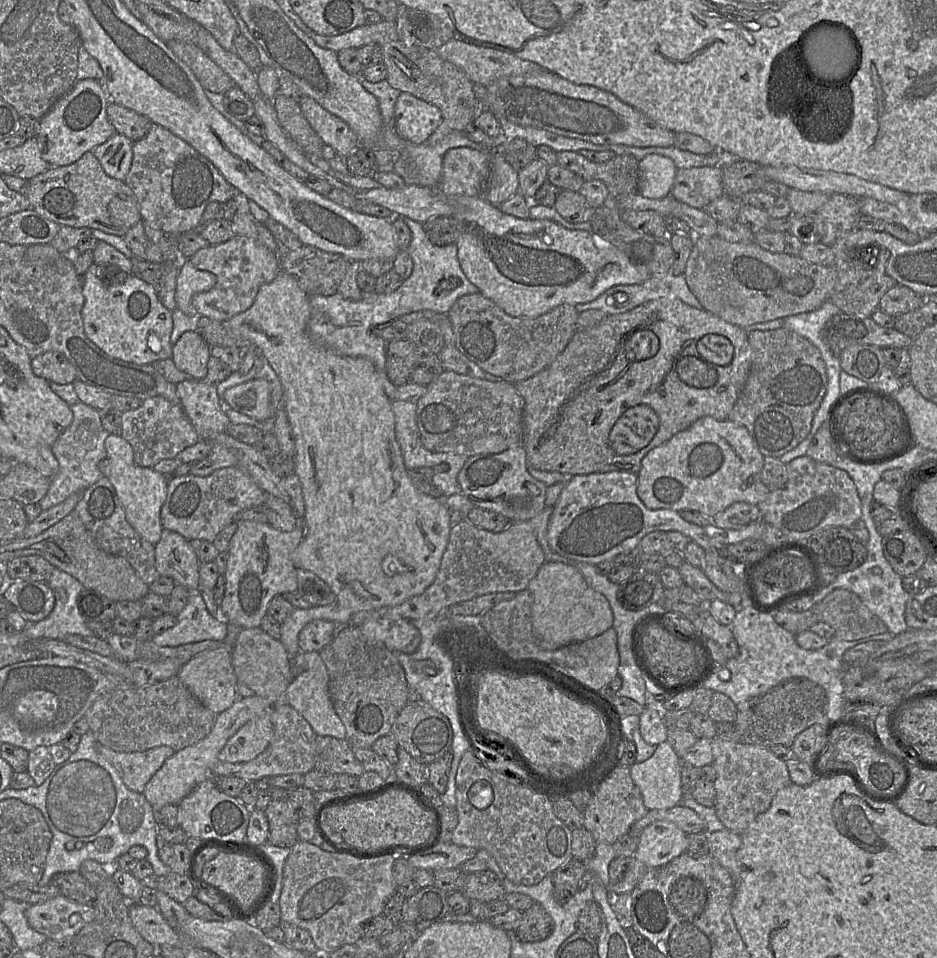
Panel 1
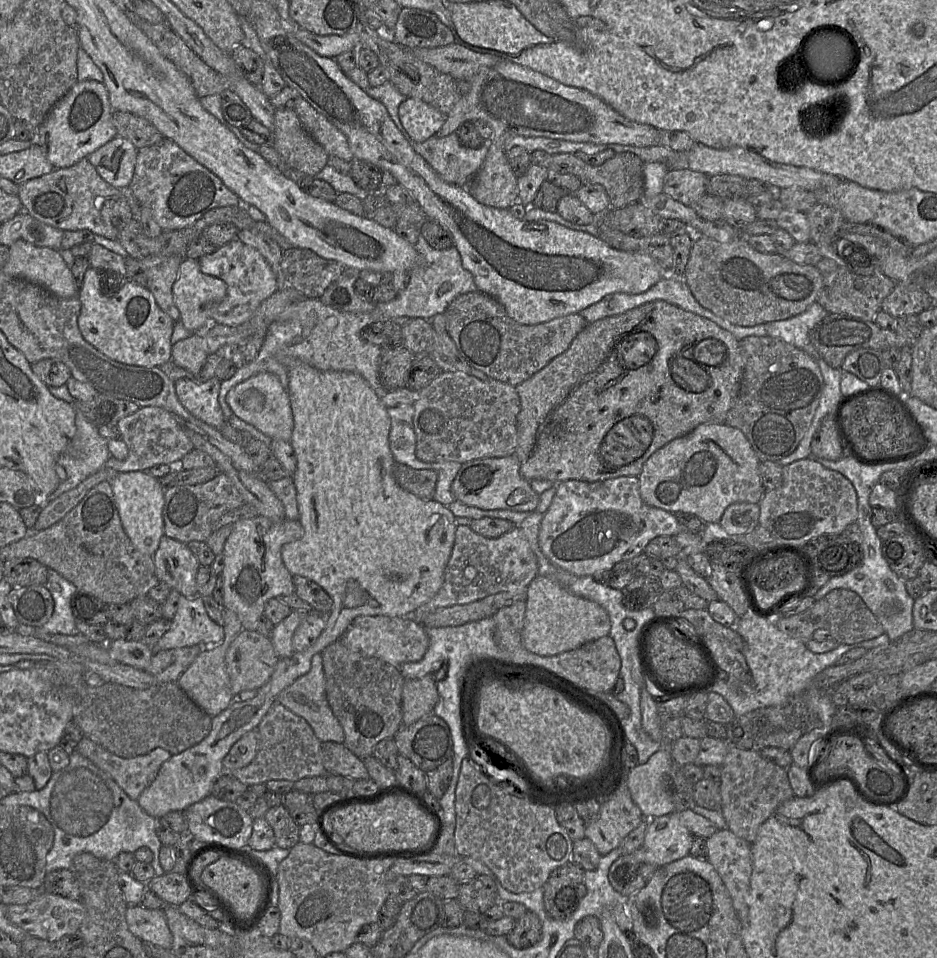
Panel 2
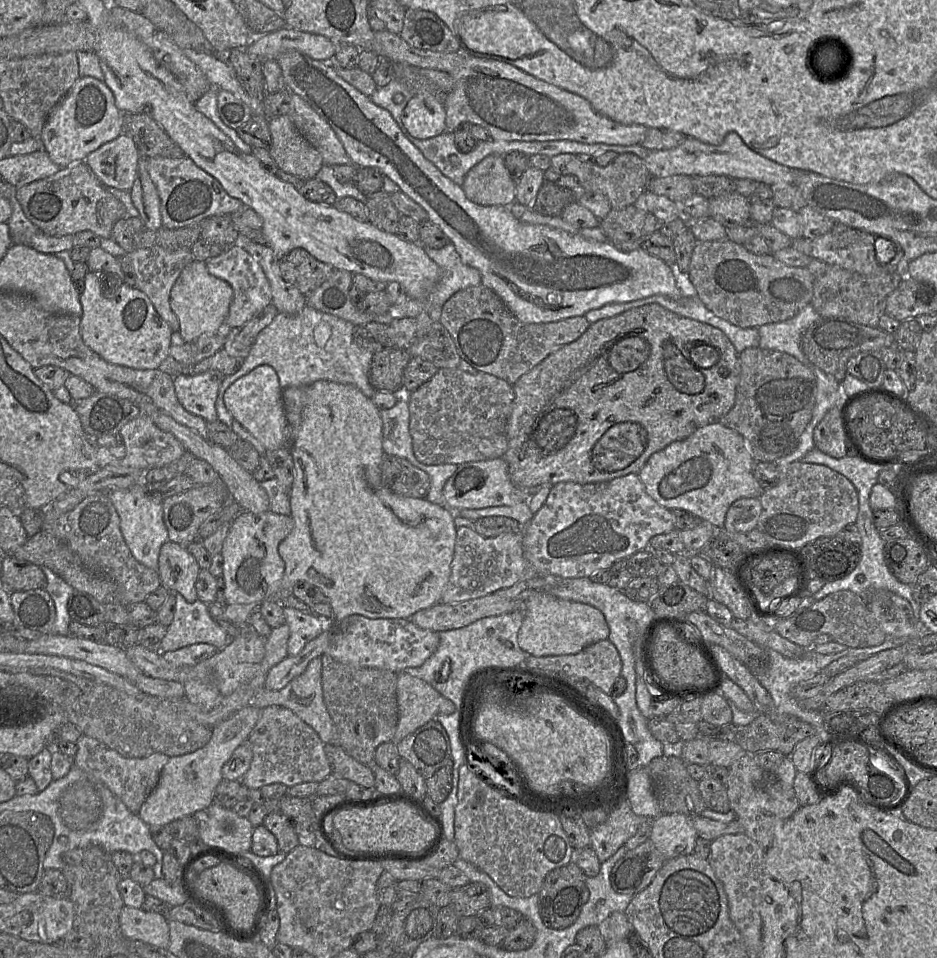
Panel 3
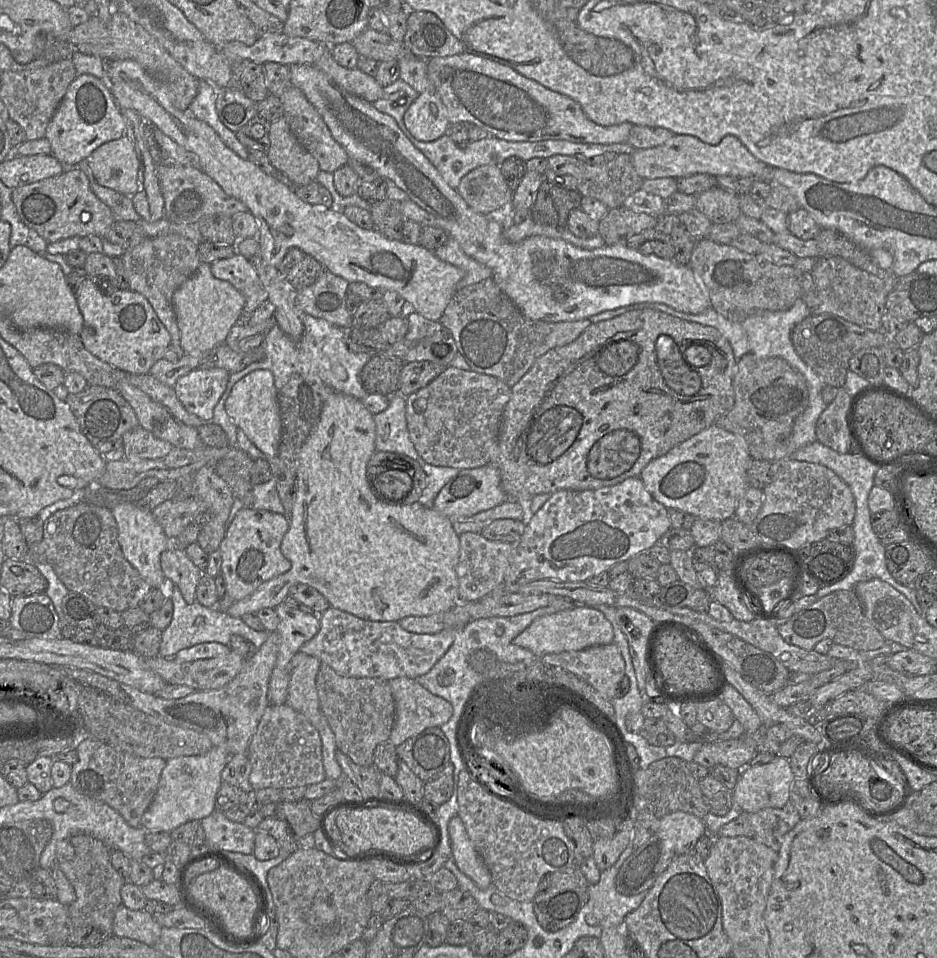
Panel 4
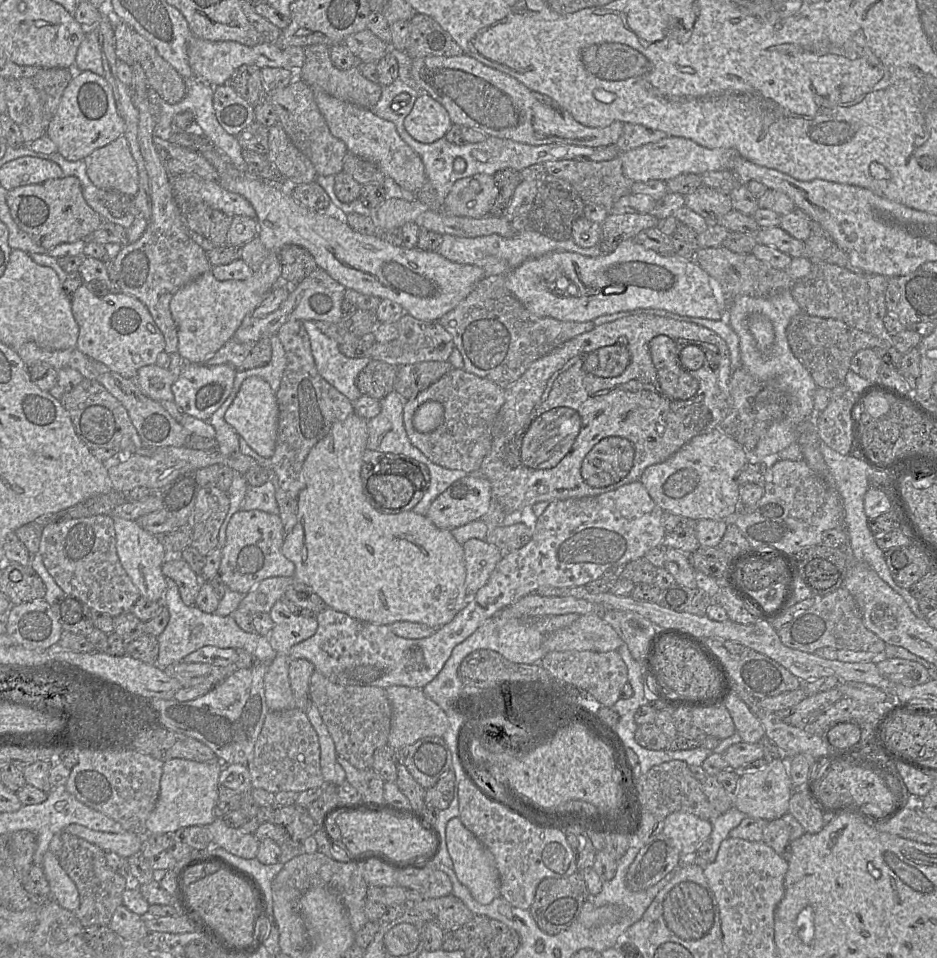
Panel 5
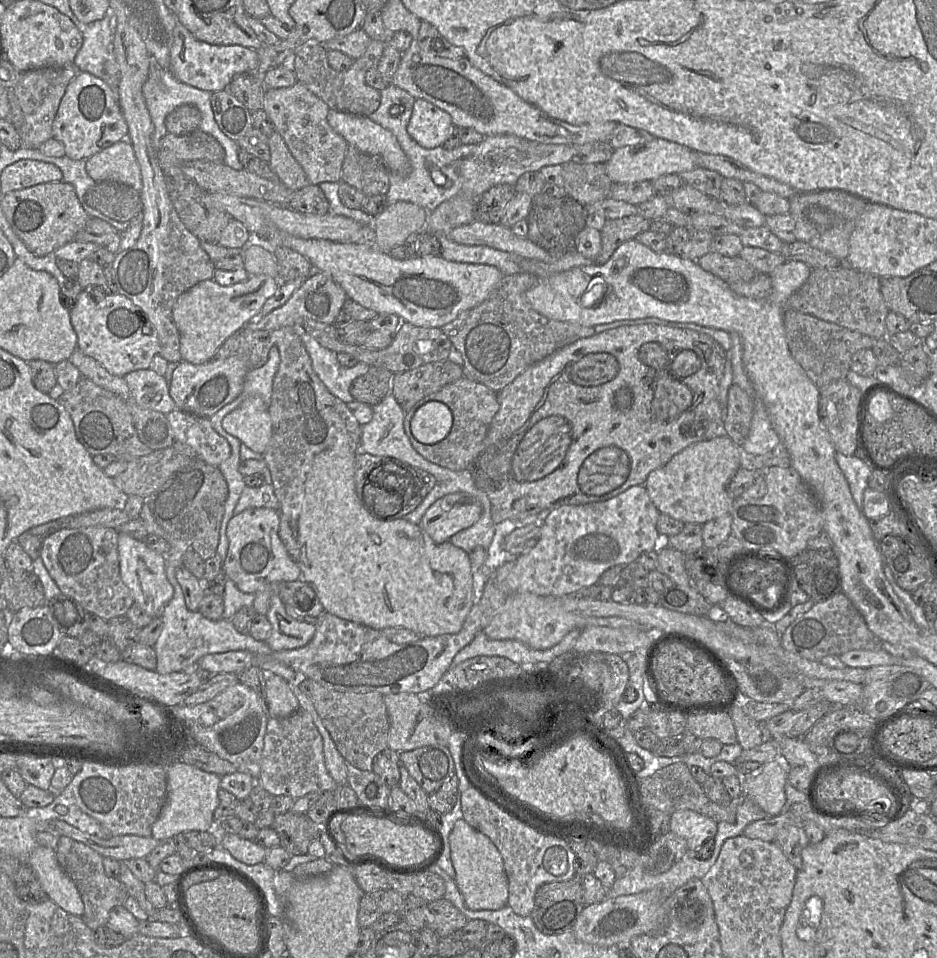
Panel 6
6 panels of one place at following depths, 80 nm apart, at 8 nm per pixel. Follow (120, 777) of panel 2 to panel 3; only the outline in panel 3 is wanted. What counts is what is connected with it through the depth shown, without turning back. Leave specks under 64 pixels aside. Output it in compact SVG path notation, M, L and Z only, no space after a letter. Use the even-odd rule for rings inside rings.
M83 734L76 744L77 752L73 758L73 765L84 771L89 777L104 784L132 813L137 814L144 801L156 787L161 771L170 759L163 753L127 758L97 739Z

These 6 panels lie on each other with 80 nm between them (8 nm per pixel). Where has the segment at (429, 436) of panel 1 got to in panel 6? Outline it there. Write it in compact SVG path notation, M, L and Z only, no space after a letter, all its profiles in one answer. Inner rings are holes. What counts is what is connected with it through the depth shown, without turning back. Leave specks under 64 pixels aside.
M465 376L446 385L416 403L404 416L404 429L413 448L426 460L453 471L469 469L481 453L489 426L499 410L498 392L486 385ZM428 401L444 403L452 412L453 424L448 436L439 443L426 445L420 443L412 434L411 422L417 409Z

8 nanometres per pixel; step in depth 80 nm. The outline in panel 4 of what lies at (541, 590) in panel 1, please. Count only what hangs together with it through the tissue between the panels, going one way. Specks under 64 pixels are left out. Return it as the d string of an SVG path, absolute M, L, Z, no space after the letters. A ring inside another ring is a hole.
M577 605L536 618L515 637L514 644L530 650L535 656L544 656L549 653L577 651L592 646L611 644L613 640L612 624L600 610L592 606Z

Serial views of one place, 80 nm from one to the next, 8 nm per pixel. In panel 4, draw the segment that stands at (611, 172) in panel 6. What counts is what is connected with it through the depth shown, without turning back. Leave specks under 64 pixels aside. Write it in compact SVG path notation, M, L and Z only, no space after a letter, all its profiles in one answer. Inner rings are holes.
M674 135L663 145L633 151L631 158L634 169L643 180L658 178L680 180L696 174L705 174L713 177L734 176L771 182L772 169L777 169L756 159L740 140L732 135L725 136L718 145L706 144L690 135Z

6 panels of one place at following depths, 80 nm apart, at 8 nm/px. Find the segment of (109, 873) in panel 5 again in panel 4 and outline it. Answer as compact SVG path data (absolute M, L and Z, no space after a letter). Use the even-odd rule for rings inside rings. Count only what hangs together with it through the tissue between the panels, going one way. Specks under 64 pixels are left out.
M86 834L70 837L75 855L69 861L59 862L59 869L65 874L75 890L76 899L71 903L69 916L74 928L92 926L107 934L112 933L115 912L122 905L121 888L127 881L112 866L110 848L101 840Z

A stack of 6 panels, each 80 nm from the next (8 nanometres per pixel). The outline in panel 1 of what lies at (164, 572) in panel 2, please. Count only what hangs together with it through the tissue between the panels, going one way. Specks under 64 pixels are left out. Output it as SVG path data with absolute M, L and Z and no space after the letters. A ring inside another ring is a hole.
M163 529L161 538L155 545L155 567L159 575L170 577L177 584L195 592L199 591L199 565L200 561L189 541L175 531Z

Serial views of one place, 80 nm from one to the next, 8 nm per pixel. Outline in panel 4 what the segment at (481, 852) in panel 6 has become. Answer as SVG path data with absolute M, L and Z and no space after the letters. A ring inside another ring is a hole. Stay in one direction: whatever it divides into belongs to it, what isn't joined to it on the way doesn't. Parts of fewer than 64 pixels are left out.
M458 815L450 819L448 832L451 857L459 870L480 889L487 889L492 884L491 873L470 841L464 824Z

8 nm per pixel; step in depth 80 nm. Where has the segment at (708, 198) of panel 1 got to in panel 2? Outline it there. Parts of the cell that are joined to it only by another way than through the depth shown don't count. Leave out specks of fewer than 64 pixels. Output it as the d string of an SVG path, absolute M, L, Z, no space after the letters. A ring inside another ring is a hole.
M689 169L669 170L664 178L663 192L674 200L690 206L706 194L708 176Z

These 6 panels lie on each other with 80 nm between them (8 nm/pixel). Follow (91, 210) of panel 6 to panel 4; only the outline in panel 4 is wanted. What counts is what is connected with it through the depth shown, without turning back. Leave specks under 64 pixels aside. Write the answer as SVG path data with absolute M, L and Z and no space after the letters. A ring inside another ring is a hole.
M87 175L94 194L112 211L115 221L140 222L141 217L134 208L132 197L99 185L93 176Z

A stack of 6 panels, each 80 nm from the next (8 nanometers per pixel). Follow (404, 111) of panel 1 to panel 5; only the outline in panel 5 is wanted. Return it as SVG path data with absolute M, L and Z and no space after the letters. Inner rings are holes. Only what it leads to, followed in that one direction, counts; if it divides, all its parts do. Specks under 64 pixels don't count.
M422 92L404 120L408 134L424 144L445 137L452 124L447 110L430 95Z

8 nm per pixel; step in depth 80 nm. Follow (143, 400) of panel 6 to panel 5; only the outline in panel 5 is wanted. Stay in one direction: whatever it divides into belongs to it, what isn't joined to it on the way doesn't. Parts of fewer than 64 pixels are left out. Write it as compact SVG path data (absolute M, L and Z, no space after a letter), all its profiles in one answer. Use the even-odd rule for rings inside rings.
M157 364L147 365L138 370L132 379L141 392L147 397L157 401L174 401L172 384L178 379L182 366L171 370Z

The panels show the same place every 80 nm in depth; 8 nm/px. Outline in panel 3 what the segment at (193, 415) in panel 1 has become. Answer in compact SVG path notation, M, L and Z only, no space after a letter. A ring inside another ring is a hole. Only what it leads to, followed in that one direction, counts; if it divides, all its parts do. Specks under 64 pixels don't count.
M209 370L197 375L180 374L174 377L176 396L190 413L206 422L218 420L216 399L225 375L218 370Z

